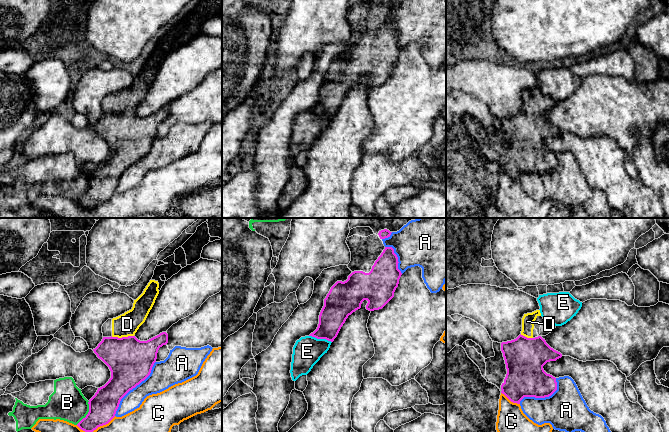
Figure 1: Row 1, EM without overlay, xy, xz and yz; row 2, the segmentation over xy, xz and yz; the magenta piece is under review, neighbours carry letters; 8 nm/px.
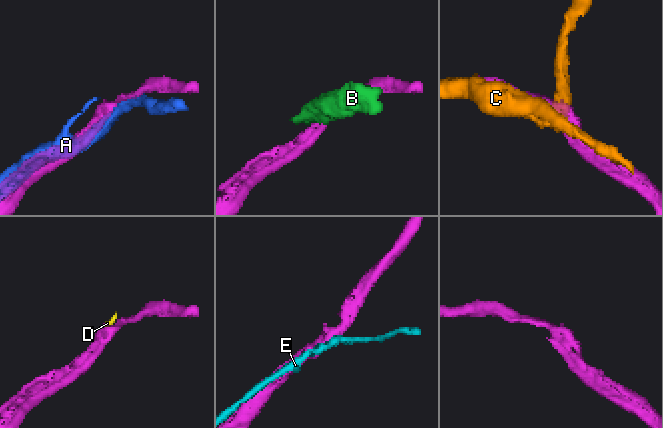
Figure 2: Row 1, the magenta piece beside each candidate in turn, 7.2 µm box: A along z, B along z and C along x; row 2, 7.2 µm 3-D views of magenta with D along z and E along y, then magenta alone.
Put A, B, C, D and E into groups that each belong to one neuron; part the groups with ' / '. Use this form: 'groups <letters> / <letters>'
groups A / B / C / D / E

